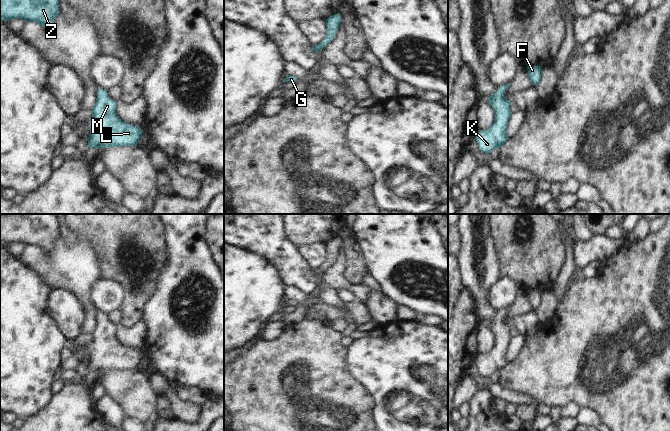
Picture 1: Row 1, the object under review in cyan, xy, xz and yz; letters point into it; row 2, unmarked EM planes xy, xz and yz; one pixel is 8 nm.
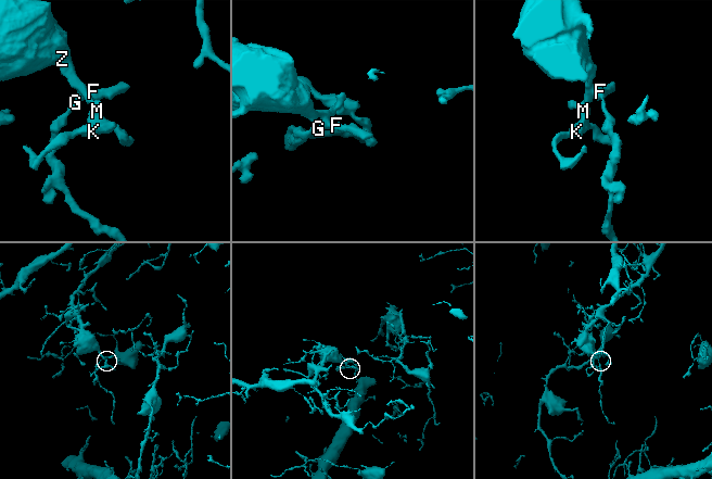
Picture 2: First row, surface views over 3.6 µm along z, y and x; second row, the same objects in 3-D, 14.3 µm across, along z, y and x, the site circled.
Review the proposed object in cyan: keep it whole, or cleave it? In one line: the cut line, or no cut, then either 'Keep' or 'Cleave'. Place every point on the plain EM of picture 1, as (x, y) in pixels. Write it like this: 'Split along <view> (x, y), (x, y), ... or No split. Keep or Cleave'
No split. Keep.

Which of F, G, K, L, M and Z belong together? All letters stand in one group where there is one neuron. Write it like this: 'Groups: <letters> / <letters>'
Groups: F G K L M Z

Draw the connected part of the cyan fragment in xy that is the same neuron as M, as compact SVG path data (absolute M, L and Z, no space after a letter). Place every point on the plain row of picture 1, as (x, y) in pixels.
M98 310L97 325L92 333L88 372L134 370L143 356L139 350L122 345L116 337L116 325Z

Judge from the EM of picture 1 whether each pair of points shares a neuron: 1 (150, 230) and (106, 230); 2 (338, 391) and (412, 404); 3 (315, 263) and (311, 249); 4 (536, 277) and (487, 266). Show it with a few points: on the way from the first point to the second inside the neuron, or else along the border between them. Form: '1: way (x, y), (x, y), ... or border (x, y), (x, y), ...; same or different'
1: way (139, 230), (117, 230); same
2: border (354, 380), (370, 396), (374, 420); different
3: way (315, 260), (315, 255), (312, 252); same
4: border (493, 246), (501, 277); different

